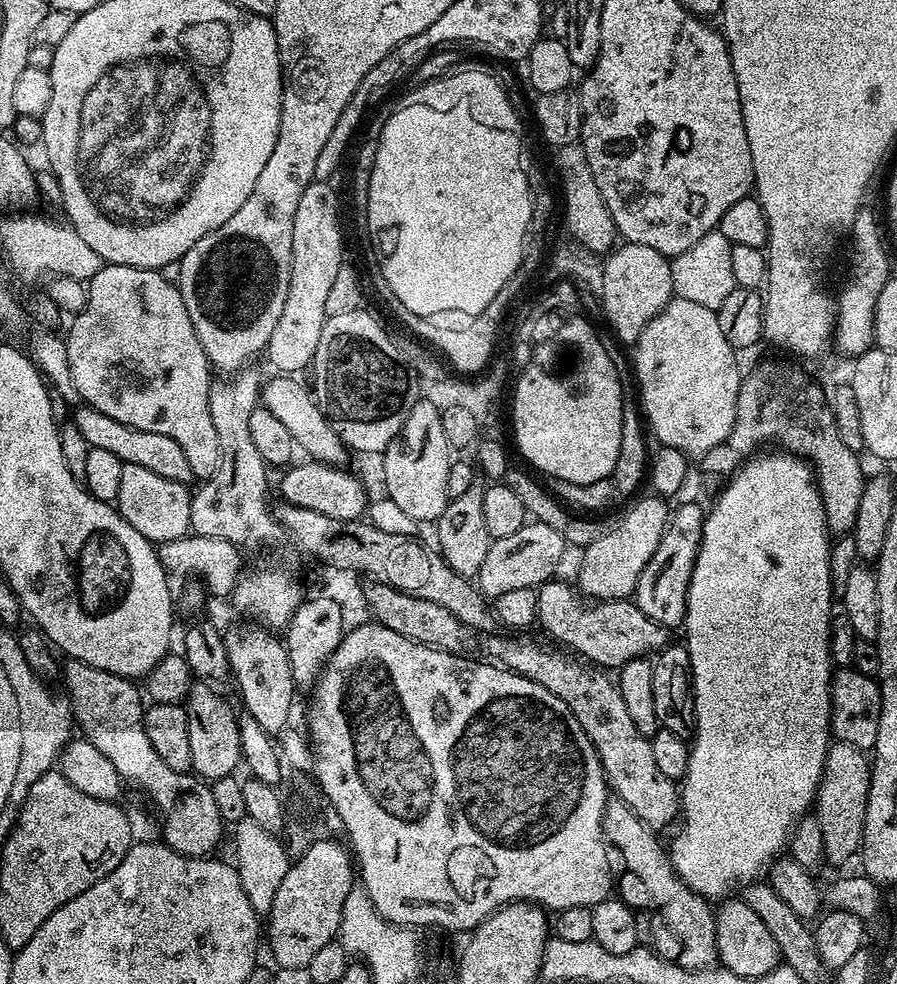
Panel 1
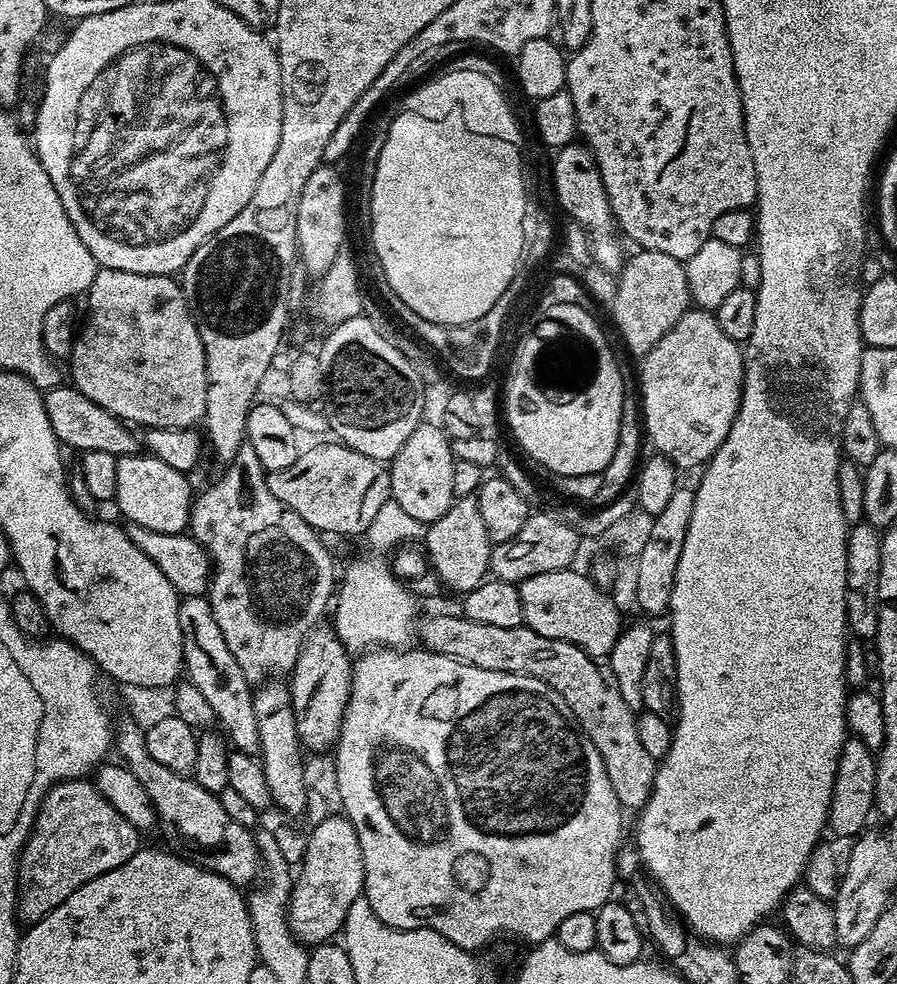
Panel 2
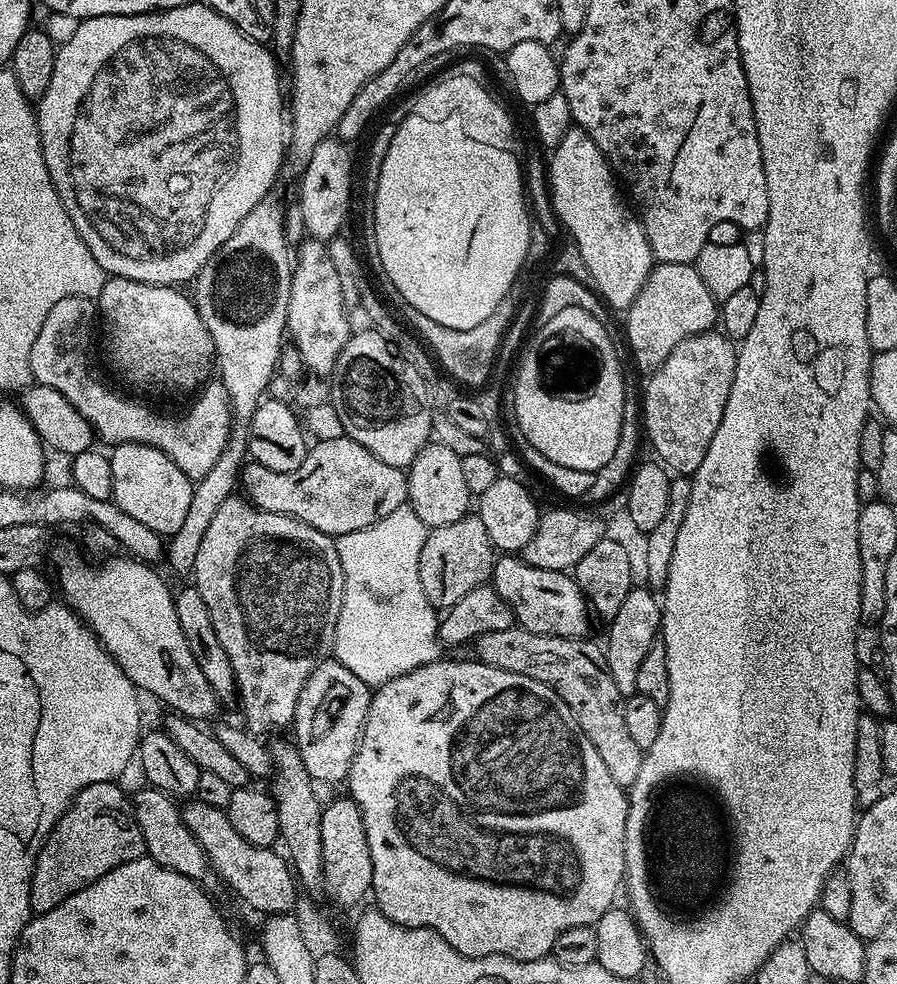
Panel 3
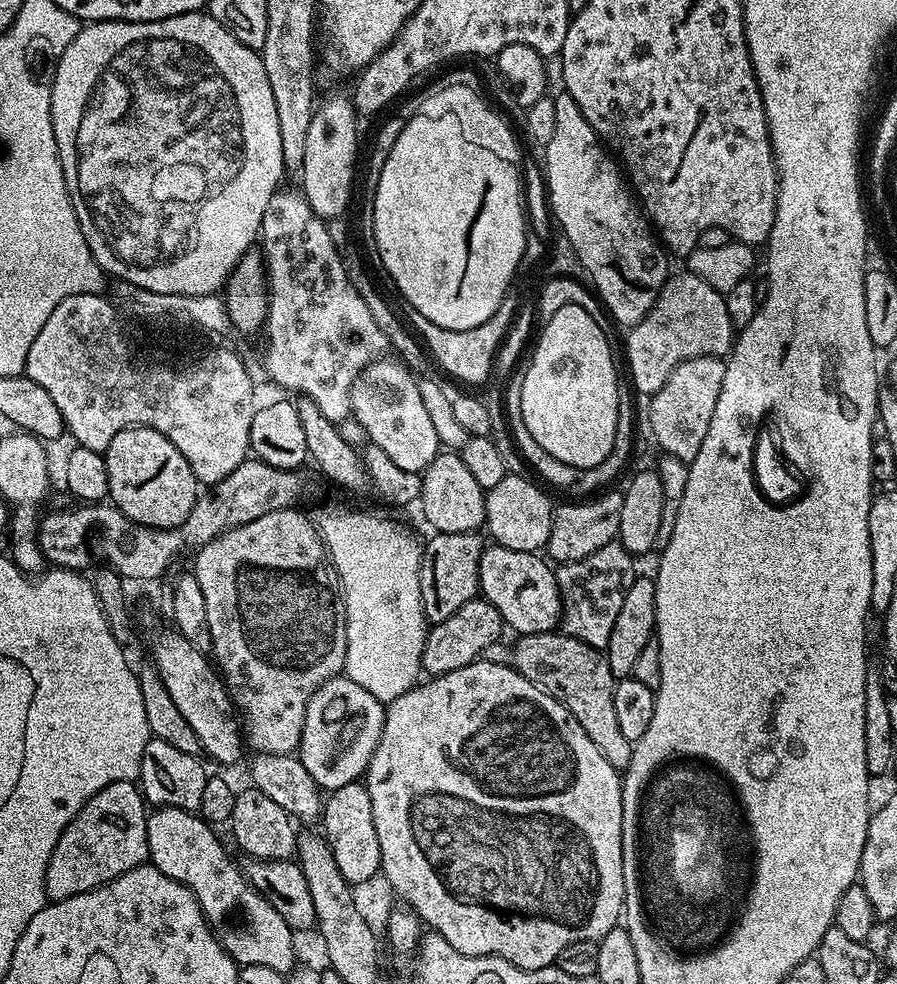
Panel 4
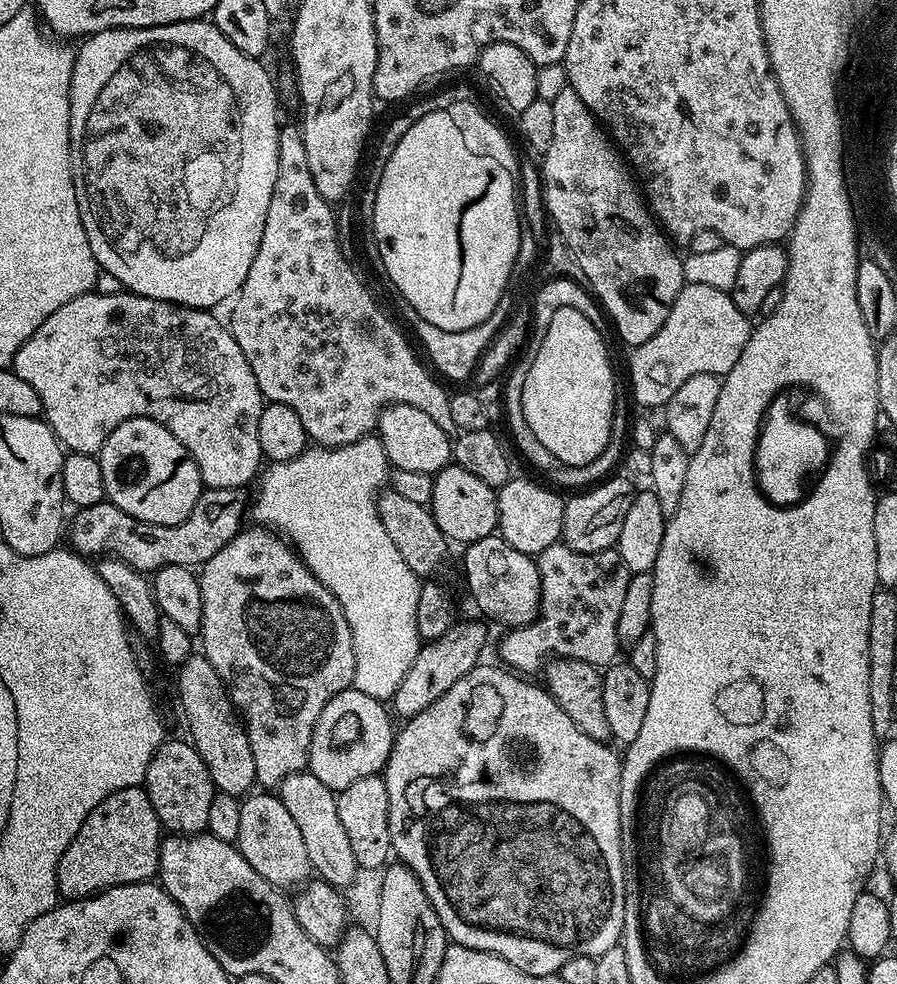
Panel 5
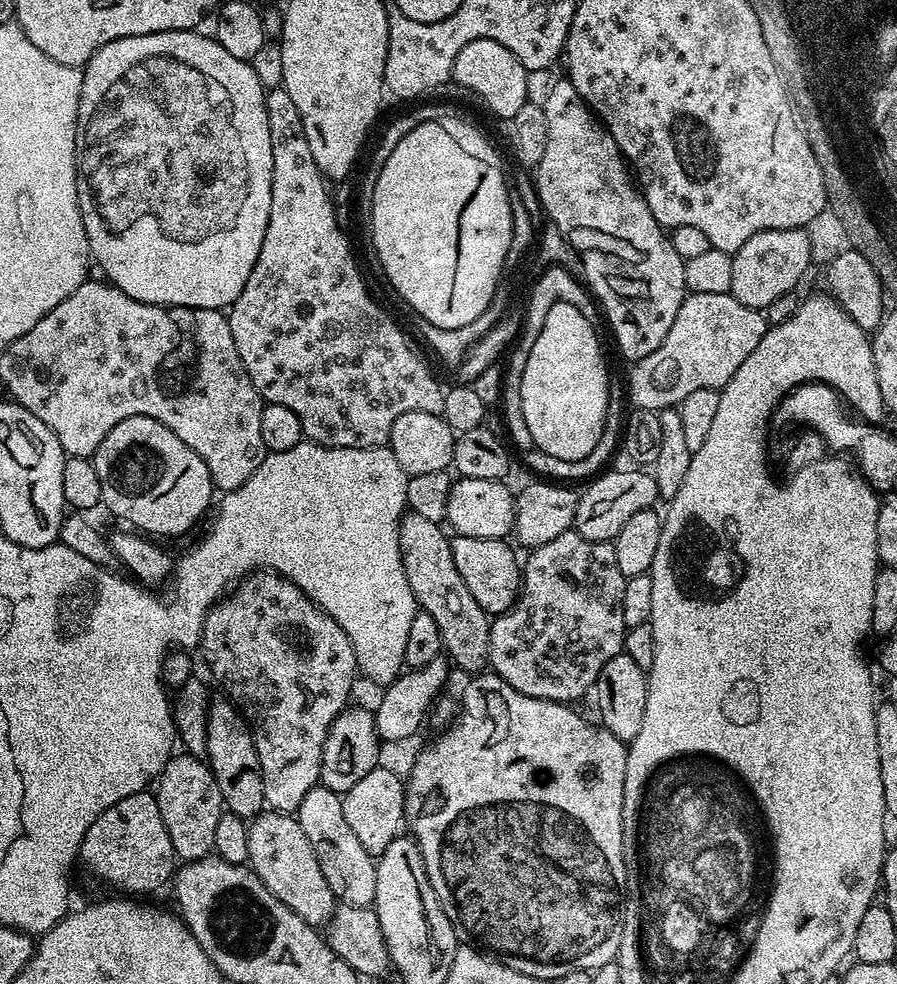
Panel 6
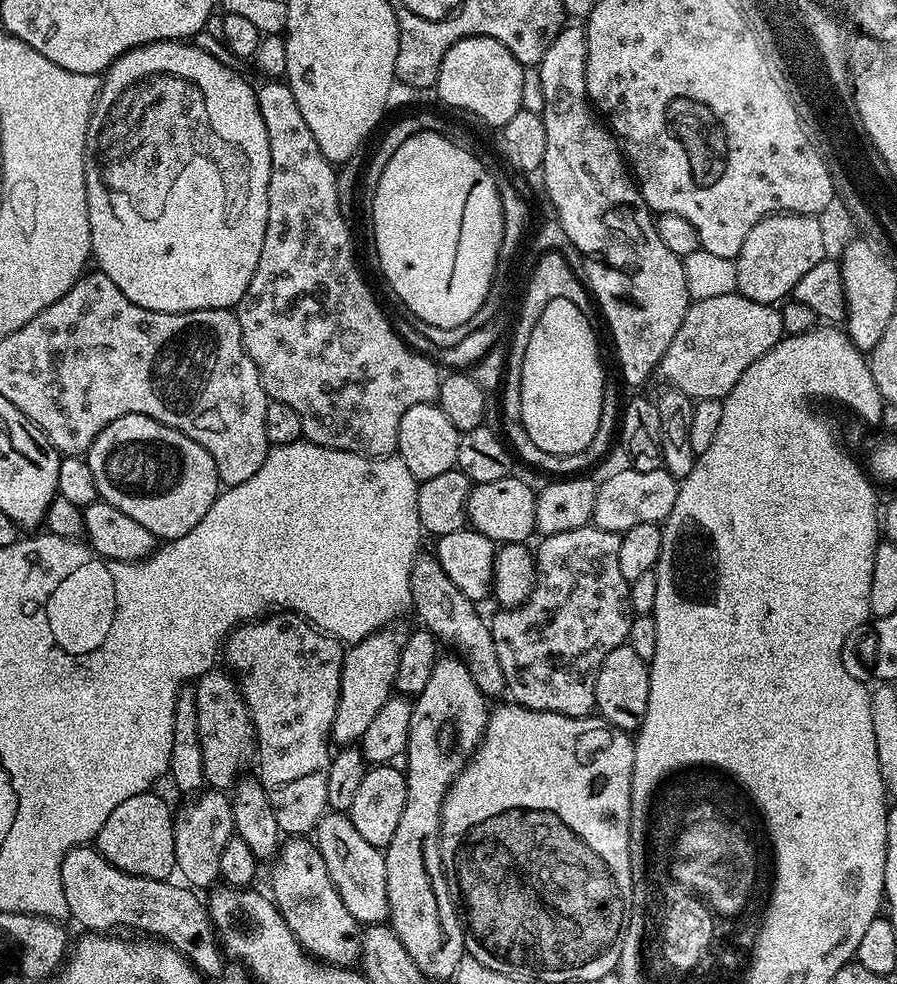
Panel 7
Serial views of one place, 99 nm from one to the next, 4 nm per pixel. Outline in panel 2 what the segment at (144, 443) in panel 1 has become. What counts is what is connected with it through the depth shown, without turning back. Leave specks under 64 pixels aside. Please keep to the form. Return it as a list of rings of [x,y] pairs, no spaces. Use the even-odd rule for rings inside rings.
[[[71,386],[50,388],[44,392],[46,414],[50,418],[50,426],[54,430],[56,439],[61,445],[77,448],[77,453],[83,454],[90,450],[103,450],[105,454],[121,456],[135,456],[141,451],[142,444],[135,436],[133,429],[125,421],[114,414],[102,410],[86,394],[82,394]],[[132,431],[132,432],[131,432]]]

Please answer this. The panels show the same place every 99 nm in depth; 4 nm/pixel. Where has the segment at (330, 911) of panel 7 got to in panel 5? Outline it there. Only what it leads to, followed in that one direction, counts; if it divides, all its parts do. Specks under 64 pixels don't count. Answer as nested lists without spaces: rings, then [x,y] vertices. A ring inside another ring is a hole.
[[[268,790],[253,791],[241,799],[240,809],[238,838],[234,843],[242,858],[275,888],[289,890],[303,885],[313,875],[312,863],[306,854],[306,842],[302,842],[302,830],[298,830],[298,822],[294,822],[279,795]]]

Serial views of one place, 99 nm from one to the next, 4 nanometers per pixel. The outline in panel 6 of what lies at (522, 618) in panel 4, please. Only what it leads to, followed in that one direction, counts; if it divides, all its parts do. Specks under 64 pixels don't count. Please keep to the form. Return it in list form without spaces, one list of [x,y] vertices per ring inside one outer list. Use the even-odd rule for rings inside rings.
[[[457,535],[451,537],[451,543],[454,565],[463,581],[466,582],[471,596],[478,602],[482,610],[492,618],[510,610],[513,602],[520,595],[522,575],[521,561],[519,559],[516,561],[516,556],[512,553],[513,545],[507,539],[483,540],[482,538],[466,538]]]

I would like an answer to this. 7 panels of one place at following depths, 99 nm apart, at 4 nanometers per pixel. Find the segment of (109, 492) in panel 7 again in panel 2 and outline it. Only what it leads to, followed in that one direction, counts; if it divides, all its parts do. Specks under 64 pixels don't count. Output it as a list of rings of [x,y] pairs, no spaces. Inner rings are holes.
[[[151,454],[121,456],[116,465],[118,490],[114,504],[120,507],[128,524],[146,526],[146,530],[158,530],[158,534],[184,532],[189,527],[194,491],[188,485],[189,477],[185,473],[174,470],[174,466],[166,466],[166,462]]]

